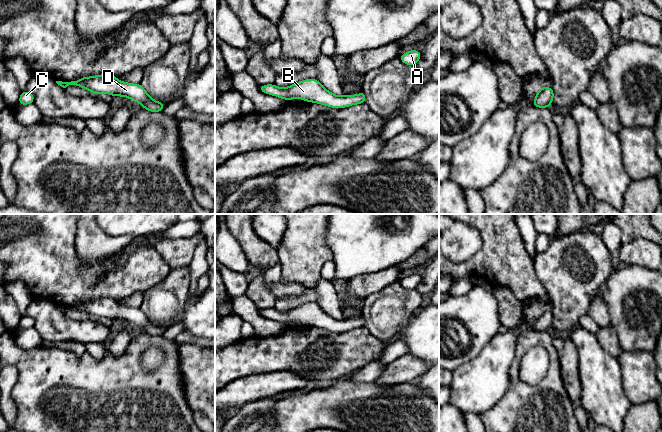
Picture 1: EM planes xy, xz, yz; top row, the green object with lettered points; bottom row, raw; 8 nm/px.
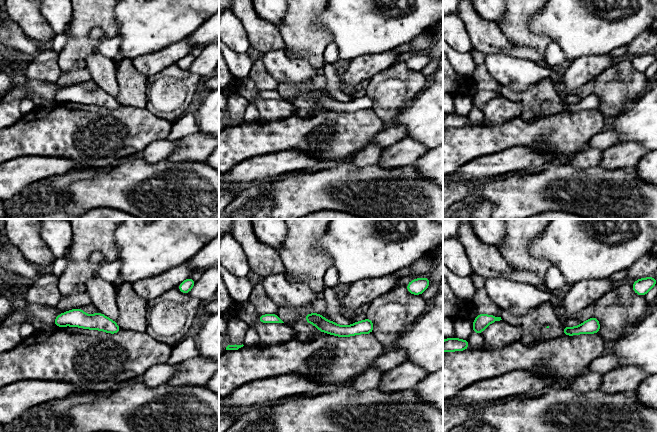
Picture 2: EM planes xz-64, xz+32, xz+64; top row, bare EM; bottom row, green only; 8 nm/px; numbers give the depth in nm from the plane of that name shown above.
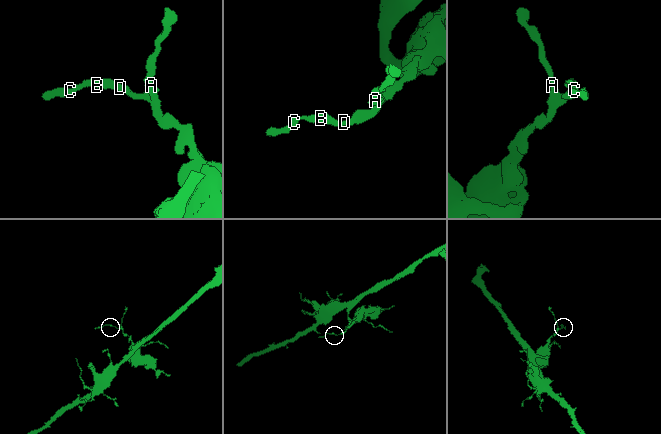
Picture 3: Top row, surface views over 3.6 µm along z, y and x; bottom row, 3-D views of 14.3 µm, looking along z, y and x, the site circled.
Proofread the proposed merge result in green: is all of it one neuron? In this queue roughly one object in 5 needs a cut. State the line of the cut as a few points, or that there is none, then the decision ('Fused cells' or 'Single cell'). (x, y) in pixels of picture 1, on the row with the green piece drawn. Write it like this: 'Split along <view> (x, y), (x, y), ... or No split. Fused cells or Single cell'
No split. Single cell

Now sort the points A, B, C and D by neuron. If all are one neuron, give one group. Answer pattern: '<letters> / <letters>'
A B C D

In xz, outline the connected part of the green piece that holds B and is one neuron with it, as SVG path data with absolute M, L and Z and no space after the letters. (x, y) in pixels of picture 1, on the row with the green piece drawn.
M307 79L287 88L279 88L274 84L260 85L259 90L290 101L292 98L303 99L307 102L324 104L334 108L344 108L354 104L363 104L366 101L366 92L351 96L336 96L326 90L317 79Z

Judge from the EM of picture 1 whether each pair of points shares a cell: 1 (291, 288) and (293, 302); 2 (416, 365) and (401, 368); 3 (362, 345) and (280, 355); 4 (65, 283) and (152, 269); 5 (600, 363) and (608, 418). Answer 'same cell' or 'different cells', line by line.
1: different cells
2: same cell
3: same cell
4: same cell
5: same cell

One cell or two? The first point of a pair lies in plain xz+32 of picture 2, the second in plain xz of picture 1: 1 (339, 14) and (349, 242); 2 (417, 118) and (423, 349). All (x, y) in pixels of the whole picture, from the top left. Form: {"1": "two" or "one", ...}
{"1": "one", "2": "one"}

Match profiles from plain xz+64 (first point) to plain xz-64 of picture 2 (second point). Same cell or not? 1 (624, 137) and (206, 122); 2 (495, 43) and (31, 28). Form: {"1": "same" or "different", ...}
{"1": "same", "2": "same"}

